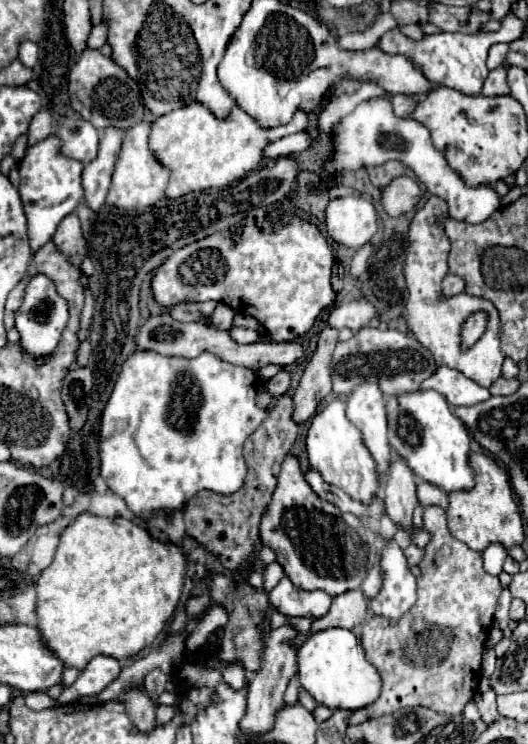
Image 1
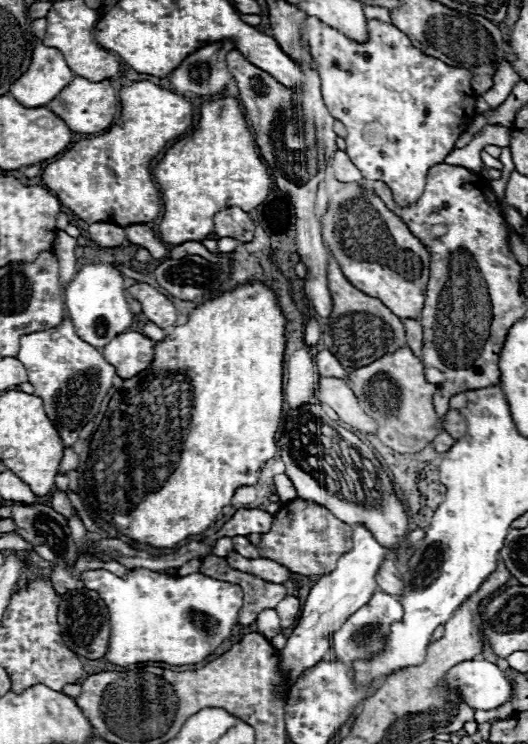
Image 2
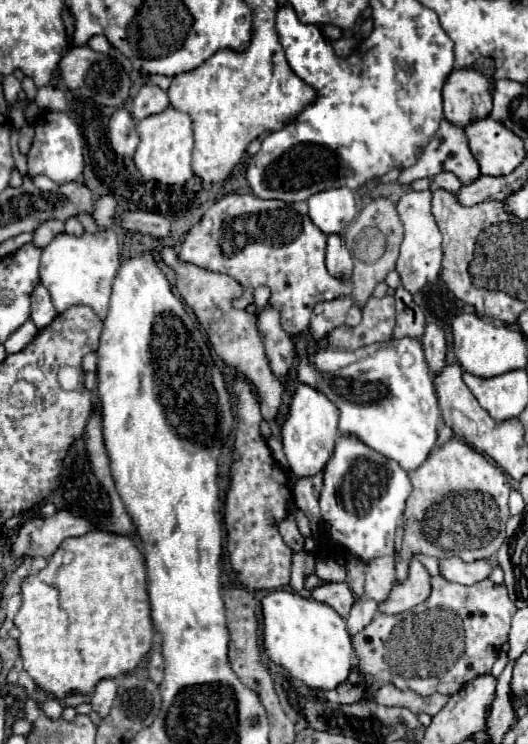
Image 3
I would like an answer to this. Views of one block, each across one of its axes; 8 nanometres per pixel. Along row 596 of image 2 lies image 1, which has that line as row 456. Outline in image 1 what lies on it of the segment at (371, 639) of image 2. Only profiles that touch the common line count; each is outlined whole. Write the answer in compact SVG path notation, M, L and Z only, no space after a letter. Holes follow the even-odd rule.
M372 384L358 386L348 396L346 416L362 432L362 442L366 444L376 462L378 476L386 478L388 468L396 456L388 442L388 426L386 426L388 422L384 410L384 396L380 394L380 388Z

